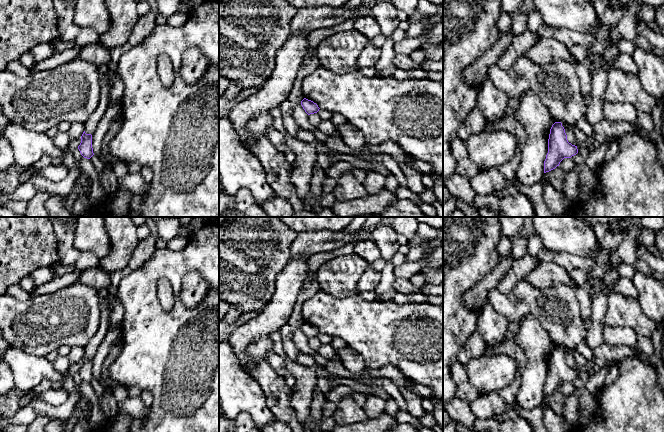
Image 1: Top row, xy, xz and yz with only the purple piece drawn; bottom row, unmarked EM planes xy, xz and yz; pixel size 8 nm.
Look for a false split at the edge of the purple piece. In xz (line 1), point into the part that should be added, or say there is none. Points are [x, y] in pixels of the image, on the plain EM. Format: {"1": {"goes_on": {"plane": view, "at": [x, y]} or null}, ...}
{"1": {"goes_on": null}}

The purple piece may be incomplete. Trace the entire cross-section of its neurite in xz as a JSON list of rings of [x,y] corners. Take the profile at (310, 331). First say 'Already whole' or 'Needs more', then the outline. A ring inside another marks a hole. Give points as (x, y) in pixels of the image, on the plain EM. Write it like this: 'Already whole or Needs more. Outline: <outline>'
Already whole. Outline: [[[306,322],[301,325],[301,329],[308,339],[317,337],[320,333],[316,327]]]

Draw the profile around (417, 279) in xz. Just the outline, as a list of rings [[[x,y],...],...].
[[[421,273],[414,274],[409,278],[409,280],[414,286],[417,286],[417,287],[422,287],[426,283],[425,278]]]

